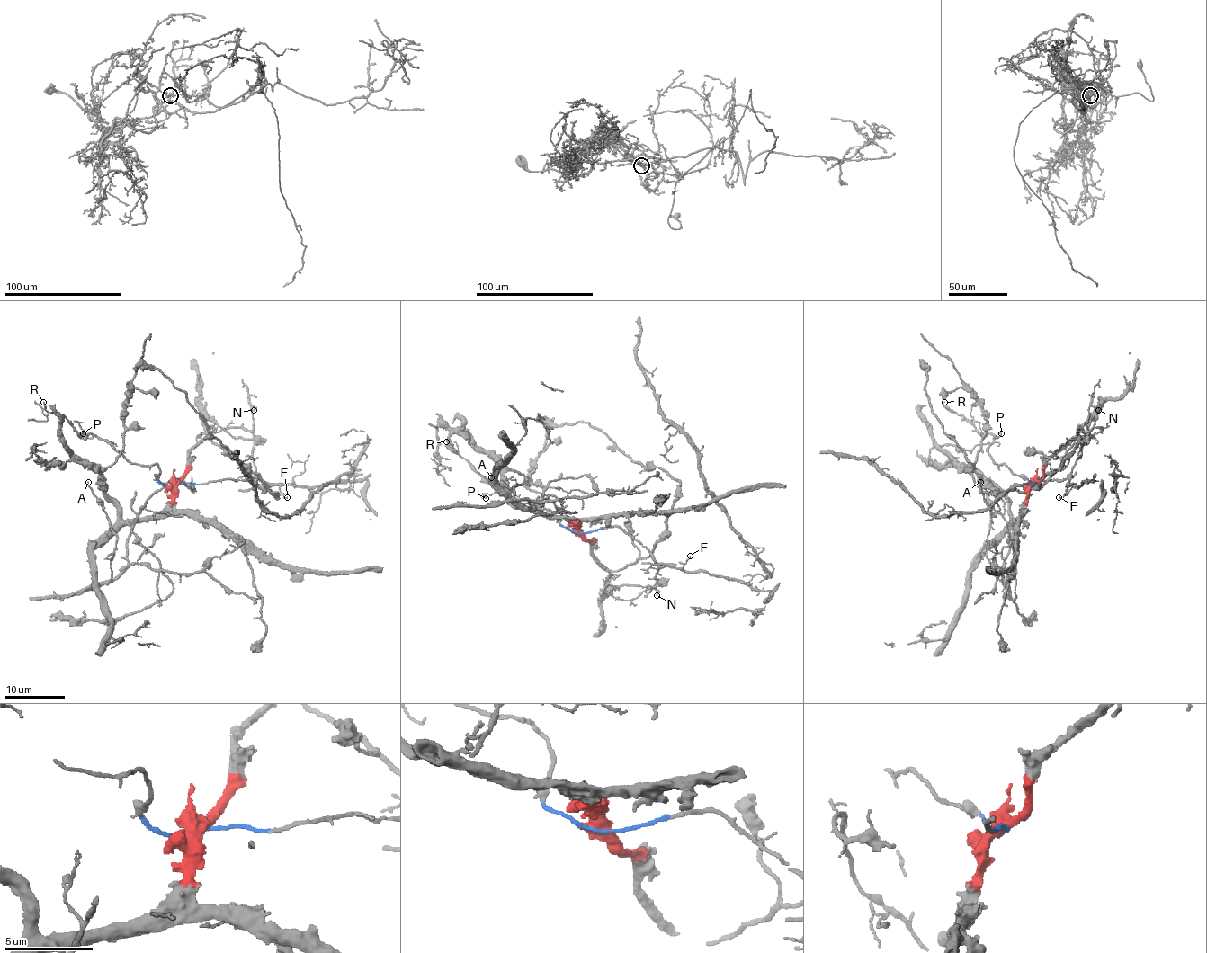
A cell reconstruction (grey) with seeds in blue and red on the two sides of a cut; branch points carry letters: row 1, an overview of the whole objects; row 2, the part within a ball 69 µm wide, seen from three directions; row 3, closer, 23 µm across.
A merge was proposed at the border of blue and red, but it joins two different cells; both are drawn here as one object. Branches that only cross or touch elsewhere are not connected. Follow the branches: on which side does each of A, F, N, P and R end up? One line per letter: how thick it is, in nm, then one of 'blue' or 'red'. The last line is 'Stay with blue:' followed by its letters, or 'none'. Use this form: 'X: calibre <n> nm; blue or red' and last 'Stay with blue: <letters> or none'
A: calibre 120 nm; red
F: calibre 120 nm; blue
N: calibre 170 nm; blue
P: calibre 140 nm; blue
R: calibre 140 nm; blue
Stay with blue: F, N, P, R

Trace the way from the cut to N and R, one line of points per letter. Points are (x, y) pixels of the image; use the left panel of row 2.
N: (176, 484), (252, 479), (255, 471), (252, 455), (254, 410)
R: (176, 484), (163, 485), (156, 464), (132, 464), (93, 434), (80, 434), (62, 414), (48, 412), (43, 401)

